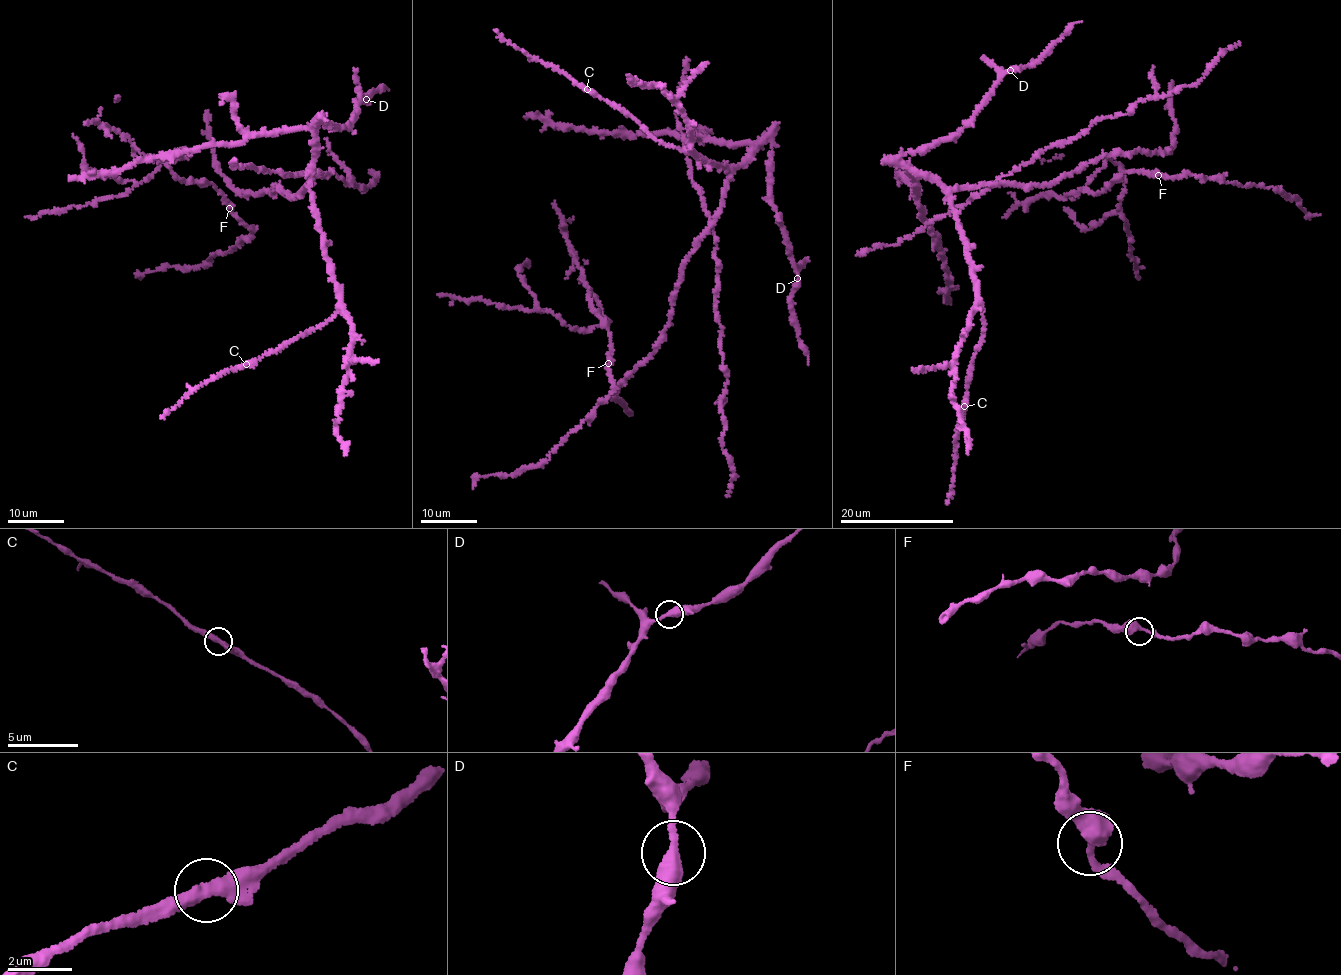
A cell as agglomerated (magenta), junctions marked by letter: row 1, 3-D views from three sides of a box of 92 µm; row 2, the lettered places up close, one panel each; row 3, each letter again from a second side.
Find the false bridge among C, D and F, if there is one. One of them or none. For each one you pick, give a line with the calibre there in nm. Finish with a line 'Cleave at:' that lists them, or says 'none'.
Cleave at: none

